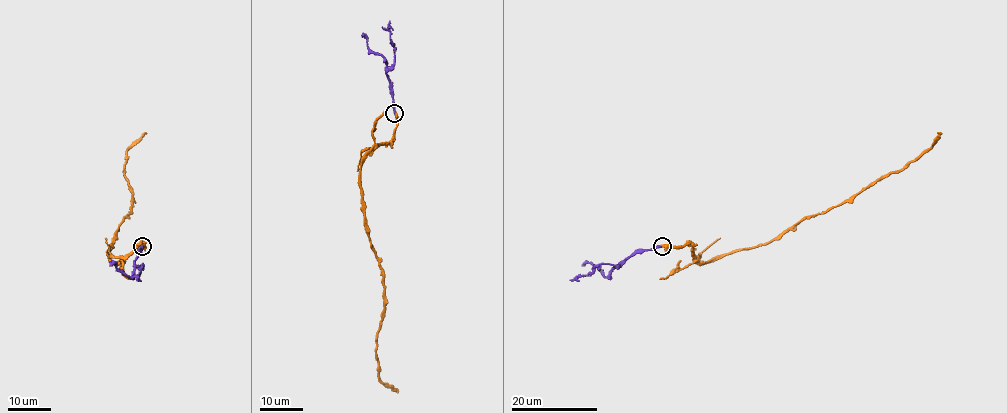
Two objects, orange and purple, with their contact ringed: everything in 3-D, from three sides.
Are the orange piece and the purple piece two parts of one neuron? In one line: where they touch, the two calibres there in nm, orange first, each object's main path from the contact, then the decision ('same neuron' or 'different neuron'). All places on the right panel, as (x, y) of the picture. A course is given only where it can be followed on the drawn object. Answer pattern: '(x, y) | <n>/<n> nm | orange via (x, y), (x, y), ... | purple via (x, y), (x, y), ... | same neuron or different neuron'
(662, 246) | 380/280 nm | orange via (661, 246), (691, 246), (692, 253), (707, 262), (766, 245), (804, 219), (903, 170), (927, 152), (941, 132) | purple via (661, 246), (635, 251), (618, 265), (598, 264), (586, 275), (569, 280) | same neuron

